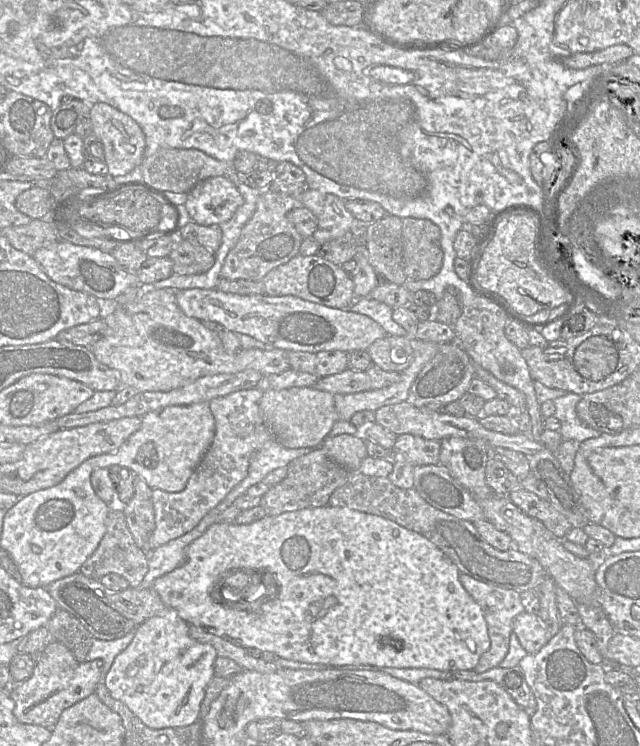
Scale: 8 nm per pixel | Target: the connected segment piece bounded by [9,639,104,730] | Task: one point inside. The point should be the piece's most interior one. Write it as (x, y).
(58, 681)

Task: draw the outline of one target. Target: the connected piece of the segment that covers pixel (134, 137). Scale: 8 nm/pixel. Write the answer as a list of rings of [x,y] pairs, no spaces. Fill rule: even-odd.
[[[96,102],[90,105],[89,117],[93,125],[93,134],[103,144],[105,171],[113,177],[128,174],[141,164],[144,157],[146,141],[141,127],[129,115],[106,102]]]

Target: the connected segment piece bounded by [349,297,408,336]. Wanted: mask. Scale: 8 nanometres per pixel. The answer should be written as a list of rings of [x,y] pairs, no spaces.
[[[369,297],[357,298],[349,310],[364,314],[377,322],[389,335],[407,336],[408,332],[392,318],[393,308]]]

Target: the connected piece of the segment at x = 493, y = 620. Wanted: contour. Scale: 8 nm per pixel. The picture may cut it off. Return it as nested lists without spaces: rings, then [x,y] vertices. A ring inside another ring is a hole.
[[[460,573],[459,581],[472,598],[480,605],[483,616],[487,623],[490,638],[489,649],[480,656],[479,662],[474,668],[478,673],[498,667],[509,650],[510,635],[513,632],[515,617],[525,609],[520,601],[520,593],[513,589],[504,589],[478,581],[467,574]]]

